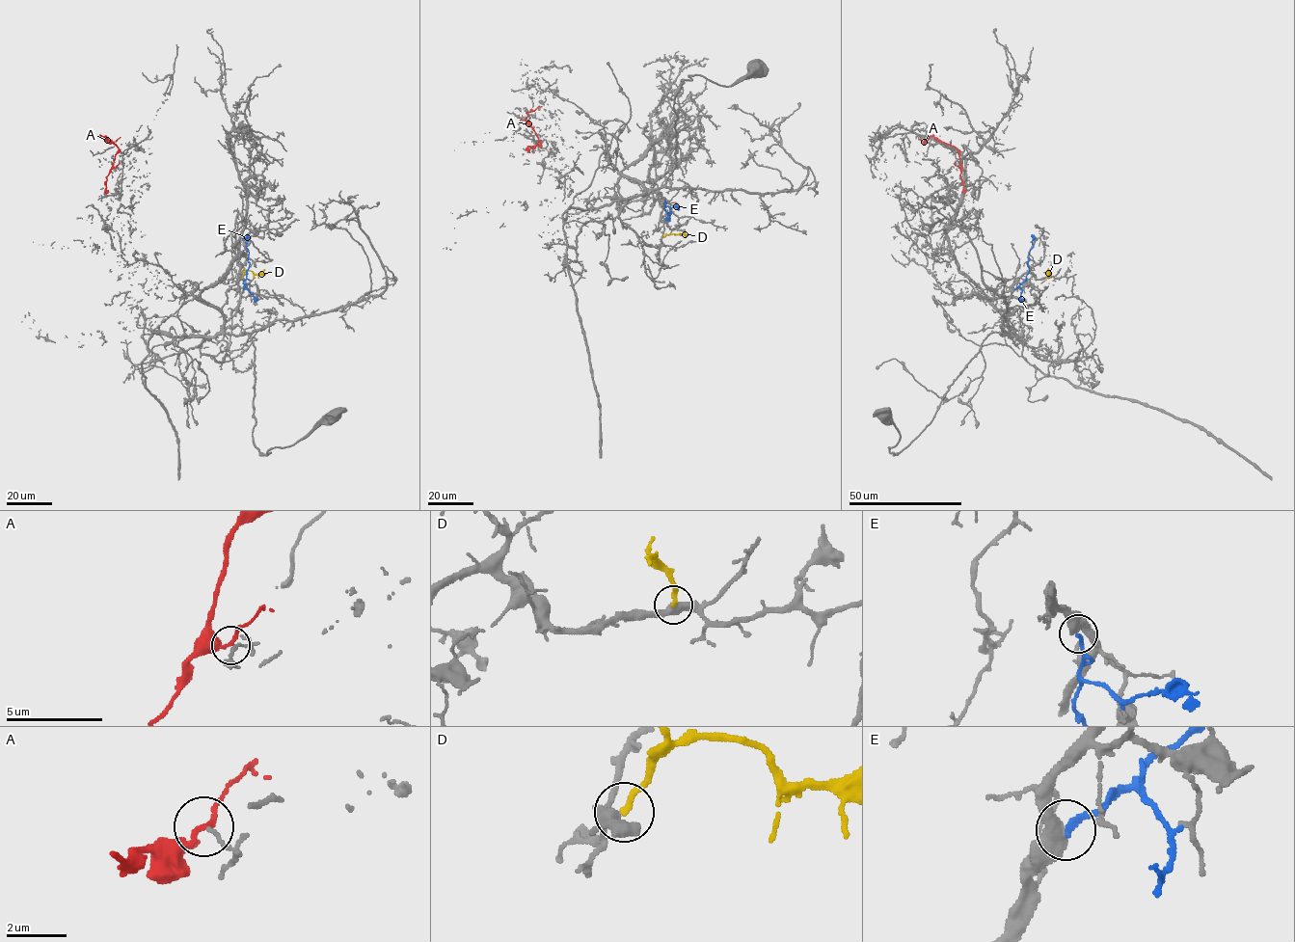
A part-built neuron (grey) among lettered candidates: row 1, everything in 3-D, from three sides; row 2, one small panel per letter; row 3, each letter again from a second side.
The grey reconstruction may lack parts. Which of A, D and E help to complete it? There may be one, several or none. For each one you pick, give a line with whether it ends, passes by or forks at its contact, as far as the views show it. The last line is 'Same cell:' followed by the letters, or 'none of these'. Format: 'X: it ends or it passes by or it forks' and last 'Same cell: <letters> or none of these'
D: it ends
Same cell: D

